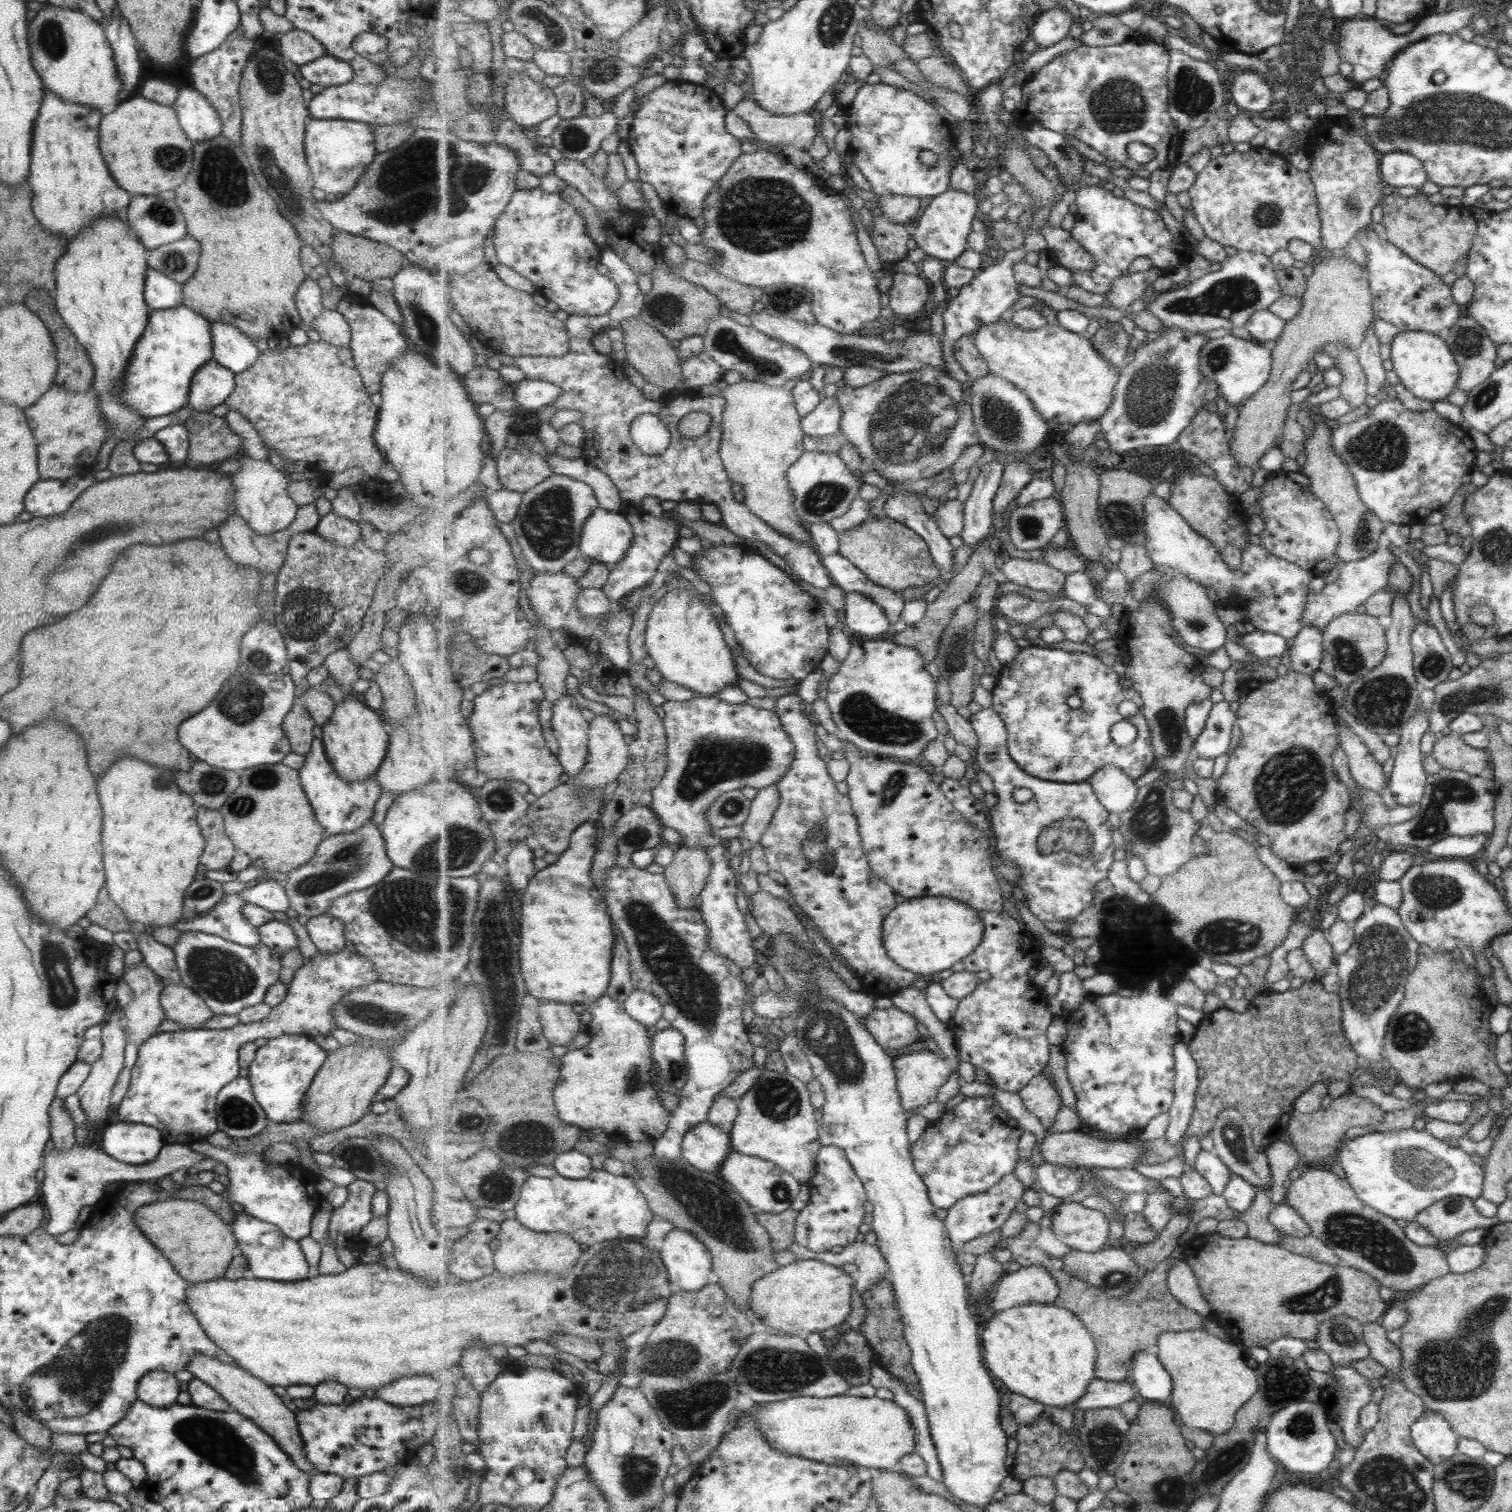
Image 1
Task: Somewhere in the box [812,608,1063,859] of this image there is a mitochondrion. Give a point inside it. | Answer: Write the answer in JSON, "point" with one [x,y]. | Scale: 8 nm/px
{"point":[859,712]}

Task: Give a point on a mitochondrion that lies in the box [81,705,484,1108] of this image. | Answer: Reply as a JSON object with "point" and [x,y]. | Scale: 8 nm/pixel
{"point":[411,910]}

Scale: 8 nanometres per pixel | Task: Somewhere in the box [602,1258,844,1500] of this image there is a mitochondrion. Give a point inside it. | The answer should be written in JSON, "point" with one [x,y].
{"point":[686,1407]}

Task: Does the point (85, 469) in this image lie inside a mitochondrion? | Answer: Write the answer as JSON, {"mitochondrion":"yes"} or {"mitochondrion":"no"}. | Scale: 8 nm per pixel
{"mitochondrion":"no"}

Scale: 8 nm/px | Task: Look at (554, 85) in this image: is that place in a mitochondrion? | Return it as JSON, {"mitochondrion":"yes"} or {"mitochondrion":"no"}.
{"mitochondrion":"no"}

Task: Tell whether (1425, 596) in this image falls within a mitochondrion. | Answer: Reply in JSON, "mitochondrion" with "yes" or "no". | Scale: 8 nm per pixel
{"mitochondrion":"no"}

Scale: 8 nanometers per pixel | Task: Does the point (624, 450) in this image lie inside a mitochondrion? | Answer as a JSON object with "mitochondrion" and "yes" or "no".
{"mitochondrion":"no"}

